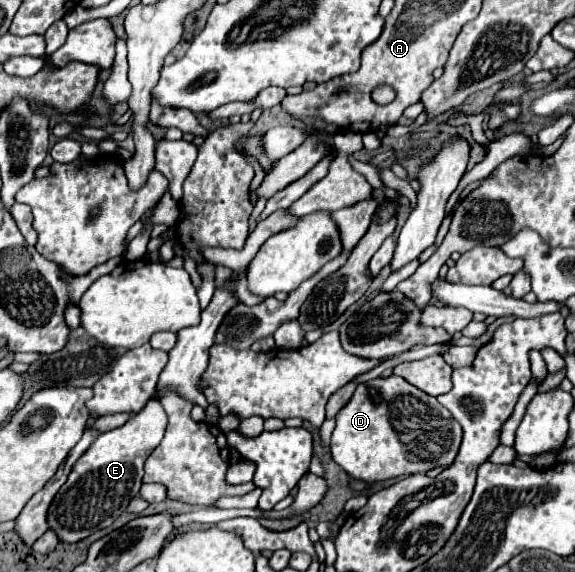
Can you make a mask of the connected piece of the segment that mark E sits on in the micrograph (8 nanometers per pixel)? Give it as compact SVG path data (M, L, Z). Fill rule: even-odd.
M148 402L148 408L132 416L124 426L100 434L94 444L78 458L68 482L58 490L48 508L48 528L60 542L80 542L96 530L108 528L138 494L144 476L144 462L160 444L166 430L166 412L160 402Z

